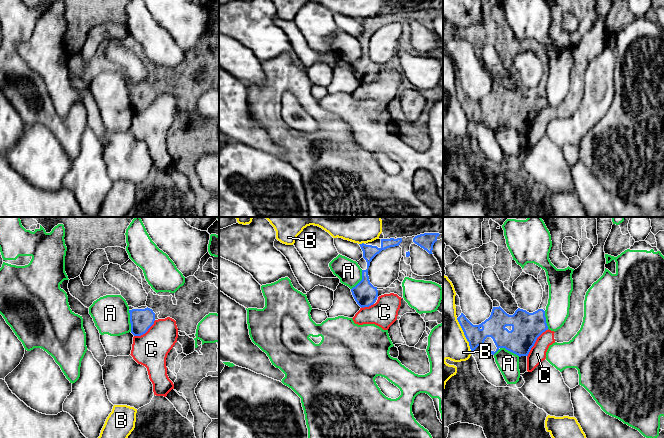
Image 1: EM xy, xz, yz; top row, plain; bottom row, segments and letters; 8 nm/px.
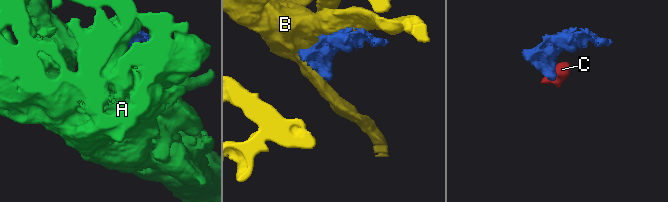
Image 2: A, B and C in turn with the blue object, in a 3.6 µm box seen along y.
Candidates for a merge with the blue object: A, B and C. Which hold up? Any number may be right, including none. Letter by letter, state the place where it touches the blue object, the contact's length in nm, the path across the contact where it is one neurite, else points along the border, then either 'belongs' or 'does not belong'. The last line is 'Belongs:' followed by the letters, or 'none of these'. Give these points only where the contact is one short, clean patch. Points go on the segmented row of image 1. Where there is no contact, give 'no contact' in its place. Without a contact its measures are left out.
A: contact yz (506, 349); length 220 nm; does not belong
B: contact yz (464, 333); length 280 nm; does not belong
C: contact yz (535, 341); length 280 nm; border yz (548, 329), (537, 338), (527, 356); does not belong
Belongs: none of these

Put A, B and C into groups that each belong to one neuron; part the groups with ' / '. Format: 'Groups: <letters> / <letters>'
Groups: A / B / C

